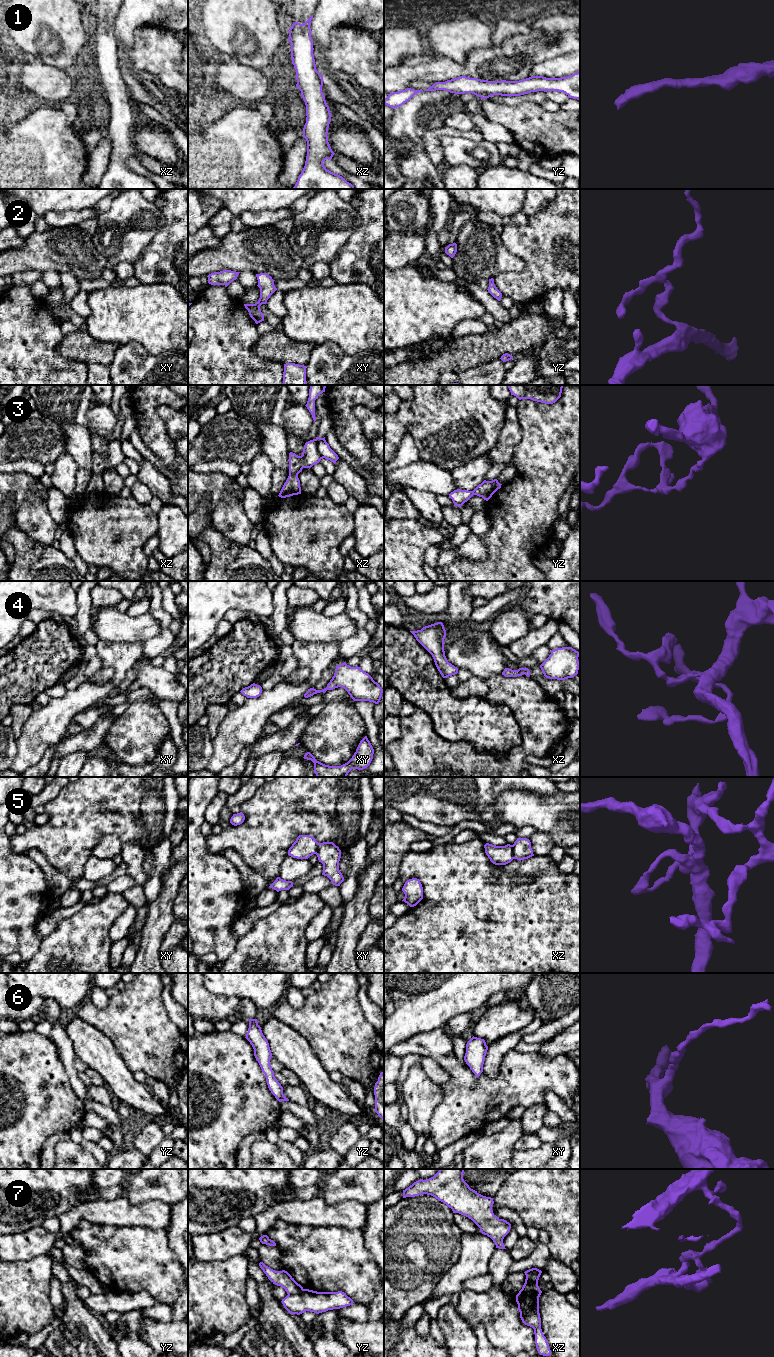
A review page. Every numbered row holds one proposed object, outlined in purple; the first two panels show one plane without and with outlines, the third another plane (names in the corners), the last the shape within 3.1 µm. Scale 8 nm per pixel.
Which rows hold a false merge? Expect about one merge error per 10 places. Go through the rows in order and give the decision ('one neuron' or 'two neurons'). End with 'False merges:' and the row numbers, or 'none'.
1: one neuron
2: one neuron
3: two neurons
4: one neuron
5: two neurons
6: one neuron
7: two neurons
False merges: 3, 5, 7

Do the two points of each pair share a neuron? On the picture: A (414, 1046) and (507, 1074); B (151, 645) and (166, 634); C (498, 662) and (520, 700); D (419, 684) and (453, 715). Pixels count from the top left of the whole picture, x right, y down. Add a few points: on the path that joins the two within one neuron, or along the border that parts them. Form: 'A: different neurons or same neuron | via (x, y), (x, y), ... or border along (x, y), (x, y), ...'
A: same neuron | via (437, 1050), (470, 1083), (484, 1083)
B: same neuron | via (155, 645), (162, 638)
C: different neurons | border along (501, 672), (490, 674), (486, 677), (478, 677)
D: same neuron | via (427, 691), (445, 709)

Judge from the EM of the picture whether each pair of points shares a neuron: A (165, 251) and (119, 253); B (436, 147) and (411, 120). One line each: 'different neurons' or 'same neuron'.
A: different neurons
B: different neurons

